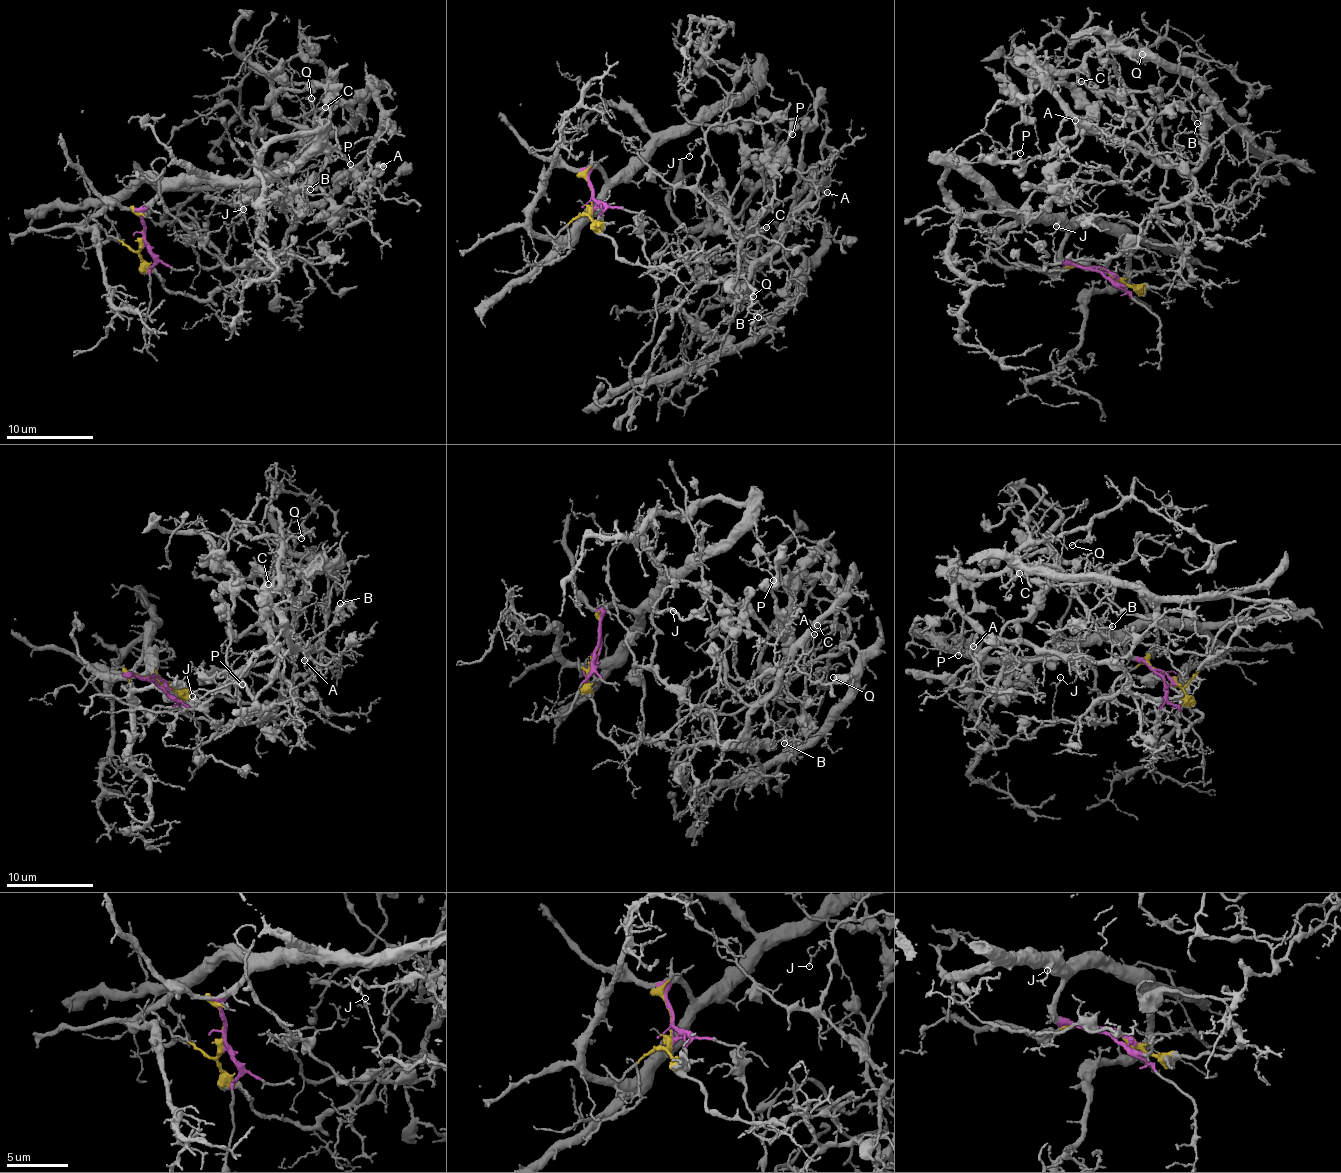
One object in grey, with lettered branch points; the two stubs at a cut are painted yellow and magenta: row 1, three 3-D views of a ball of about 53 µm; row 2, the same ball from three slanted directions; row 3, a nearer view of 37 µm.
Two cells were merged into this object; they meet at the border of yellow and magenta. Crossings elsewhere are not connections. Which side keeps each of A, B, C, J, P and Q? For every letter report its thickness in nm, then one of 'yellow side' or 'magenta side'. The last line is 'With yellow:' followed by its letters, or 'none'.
A: calibre 120 nm; yellow side
B: calibre 130 nm; yellow side
C: calibre 280 nm; yellow side
J: calibre 80 nm; yellow side
P: calibre 140 nm; yellow side
Q: calibre 60 nm; yellow side
With yellow: A, B, C, J, P, Q

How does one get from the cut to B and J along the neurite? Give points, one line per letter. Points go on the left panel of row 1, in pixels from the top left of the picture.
B: (142, 233), (139, 254), (167, 290), (209, 299), (285, 248), (300, 216), (344, 179), (333, 189), (309, 190)
J: (142, 233), (143, 262), (163, 284), (209, 299), (279, 251), (290, 261), (246, 264), (257, 252), (242, 209)

